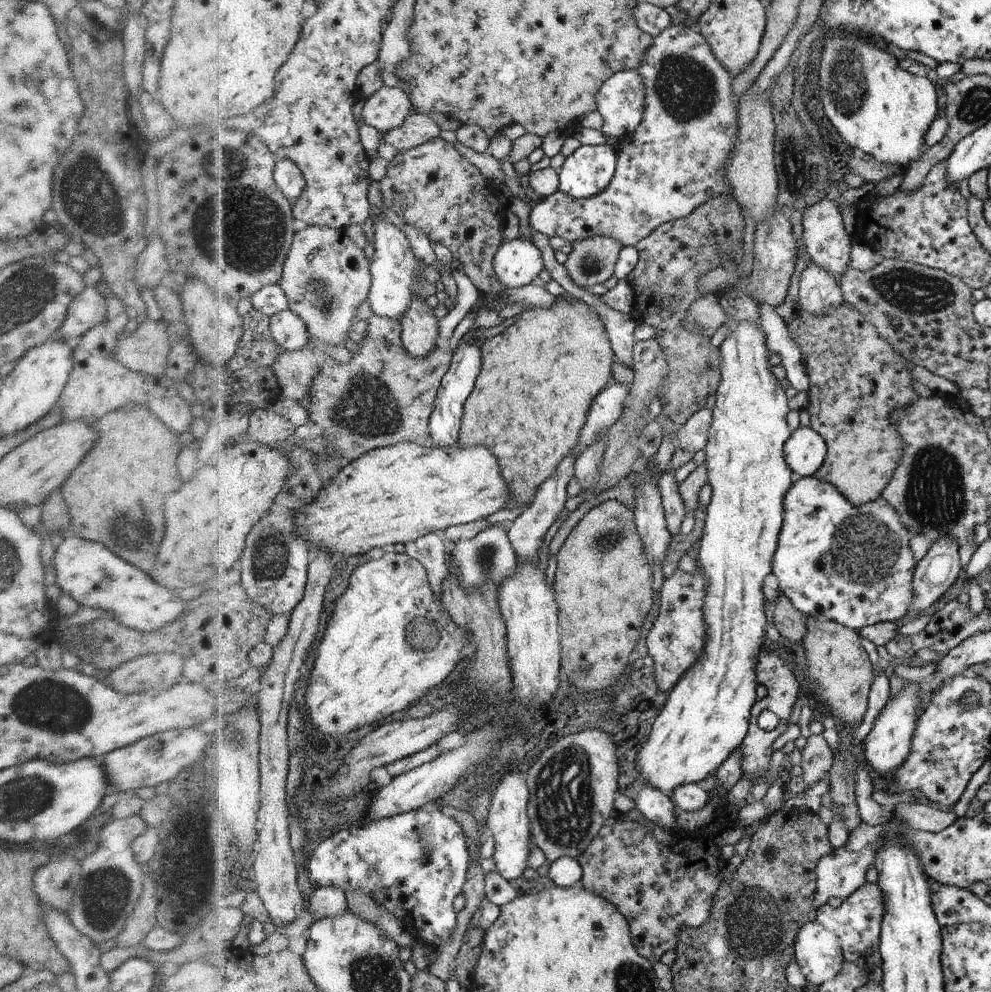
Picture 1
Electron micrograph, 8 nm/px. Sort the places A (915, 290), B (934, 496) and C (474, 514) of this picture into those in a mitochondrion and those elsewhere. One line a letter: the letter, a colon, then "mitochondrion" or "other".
A: mitochondrion
B: mitochondrion
C: other

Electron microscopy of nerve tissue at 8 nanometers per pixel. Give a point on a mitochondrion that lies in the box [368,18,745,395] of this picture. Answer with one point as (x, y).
(686, 89)

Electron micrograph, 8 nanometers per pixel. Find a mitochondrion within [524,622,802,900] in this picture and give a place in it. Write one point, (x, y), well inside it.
(563, 798)

